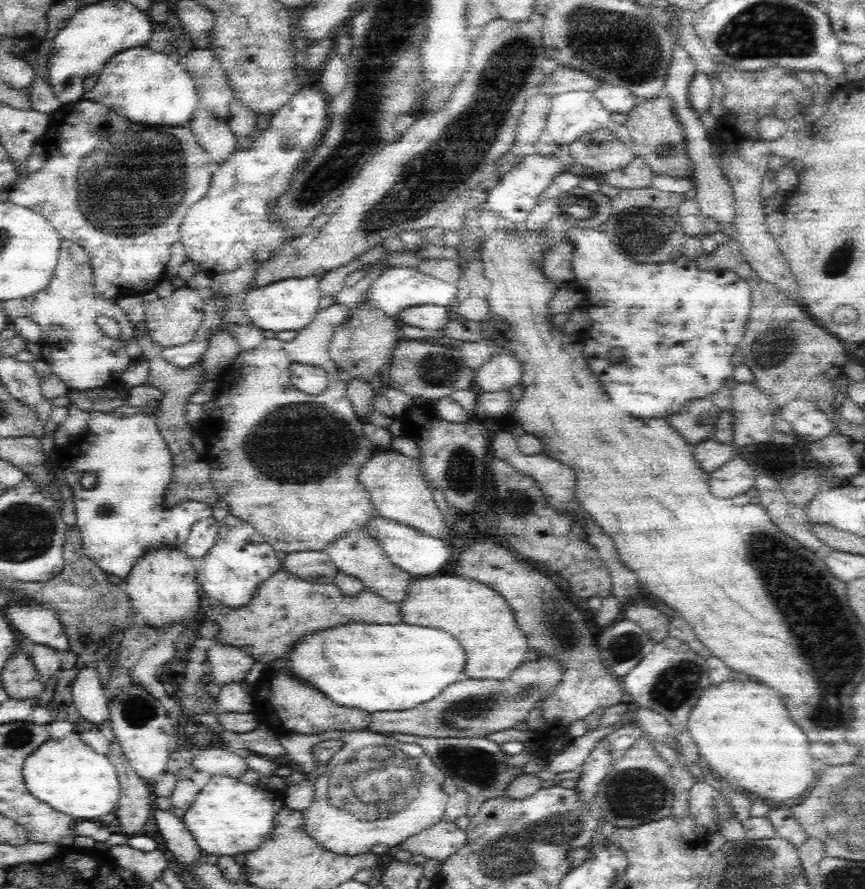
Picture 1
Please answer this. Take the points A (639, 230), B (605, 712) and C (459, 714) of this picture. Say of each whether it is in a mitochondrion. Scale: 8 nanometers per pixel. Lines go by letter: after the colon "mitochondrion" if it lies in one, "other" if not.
A: mitochondrion
B: other
C: mitochondrion

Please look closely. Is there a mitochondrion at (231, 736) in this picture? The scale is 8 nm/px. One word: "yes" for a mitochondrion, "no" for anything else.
no

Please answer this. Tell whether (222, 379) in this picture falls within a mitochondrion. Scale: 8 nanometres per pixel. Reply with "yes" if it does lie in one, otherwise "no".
no

